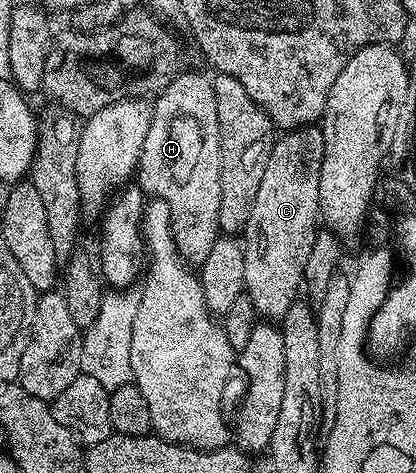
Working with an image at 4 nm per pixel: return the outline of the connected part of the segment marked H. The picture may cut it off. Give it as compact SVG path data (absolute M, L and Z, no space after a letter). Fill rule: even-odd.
M185 71L175 75L173 81L153 100L154 116L152 125L148 125L148 137L144 137L144 149L140 153L136 183L147 196L168 201L176 249L187 263L201 265L208 257L212 245L216 245L220 237L220 121L216 113L216 93L211 76L201 75L198 71Z

